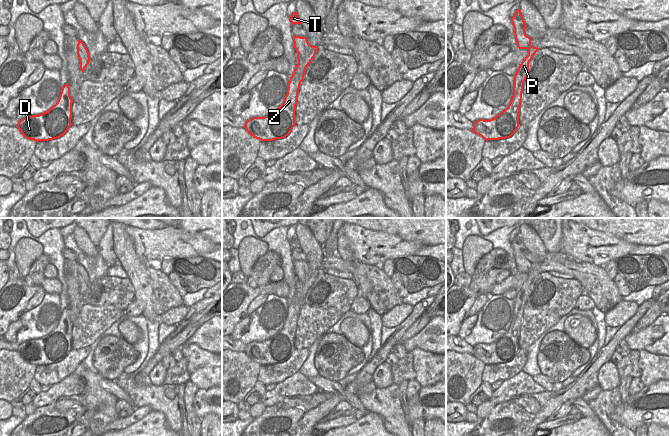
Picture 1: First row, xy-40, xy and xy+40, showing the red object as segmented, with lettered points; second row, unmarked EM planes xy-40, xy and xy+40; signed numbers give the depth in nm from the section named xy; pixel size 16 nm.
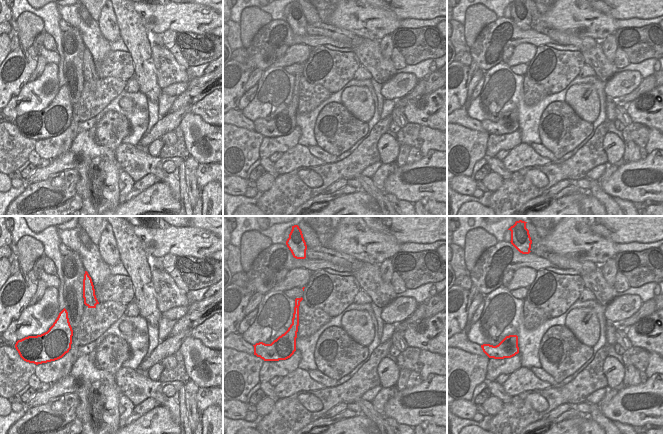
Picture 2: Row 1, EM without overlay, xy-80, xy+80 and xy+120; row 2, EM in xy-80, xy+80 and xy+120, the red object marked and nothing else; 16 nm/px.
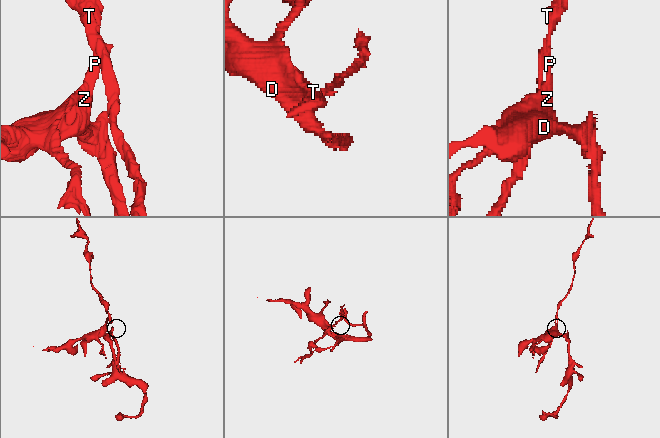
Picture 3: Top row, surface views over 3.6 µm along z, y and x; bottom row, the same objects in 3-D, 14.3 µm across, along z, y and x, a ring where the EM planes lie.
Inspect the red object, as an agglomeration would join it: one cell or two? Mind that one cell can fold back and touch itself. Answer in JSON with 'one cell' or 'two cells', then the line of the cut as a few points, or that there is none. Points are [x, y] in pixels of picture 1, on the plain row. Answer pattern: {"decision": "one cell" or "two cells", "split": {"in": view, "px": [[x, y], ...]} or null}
{"decision": "two cells", "split": {"in": "xy", "px": [[310, 269], [309, 275], [303, 281], [298, 281]]}}

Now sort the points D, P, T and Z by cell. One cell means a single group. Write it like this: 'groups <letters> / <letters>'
groups D P Z / T

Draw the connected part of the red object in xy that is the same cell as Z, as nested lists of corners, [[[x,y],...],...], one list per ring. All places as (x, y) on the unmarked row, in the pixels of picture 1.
[[[310,269],[304,282],[298,281],[298,288],[288,306],[287,318],[283,328],[265,341],[253,341],[245,346],[244,352],[260,365],[273,365],[285,362],[295,350],[295,334],[301,306],[307,290],[316,279],[318,270]]]

